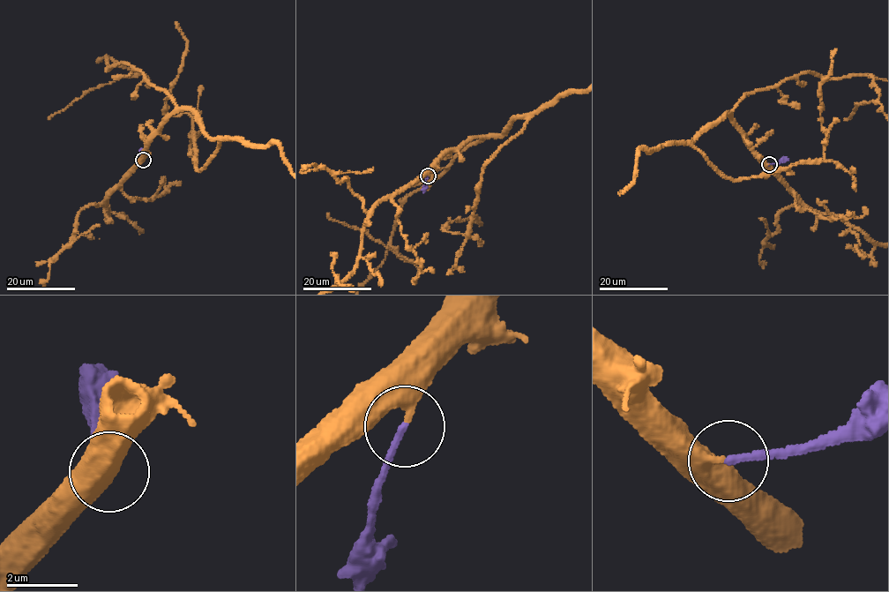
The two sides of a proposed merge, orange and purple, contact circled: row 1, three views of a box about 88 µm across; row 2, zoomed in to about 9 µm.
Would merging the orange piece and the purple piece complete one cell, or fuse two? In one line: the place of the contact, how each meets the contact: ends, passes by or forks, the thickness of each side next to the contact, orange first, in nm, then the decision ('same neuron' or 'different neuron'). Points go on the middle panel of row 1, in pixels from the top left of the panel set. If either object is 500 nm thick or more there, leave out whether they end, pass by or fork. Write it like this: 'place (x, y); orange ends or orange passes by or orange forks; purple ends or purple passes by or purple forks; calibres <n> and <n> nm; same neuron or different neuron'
place (428, 176); orange ends; purple ends; calibres 400 and 200 nm; same neuron

